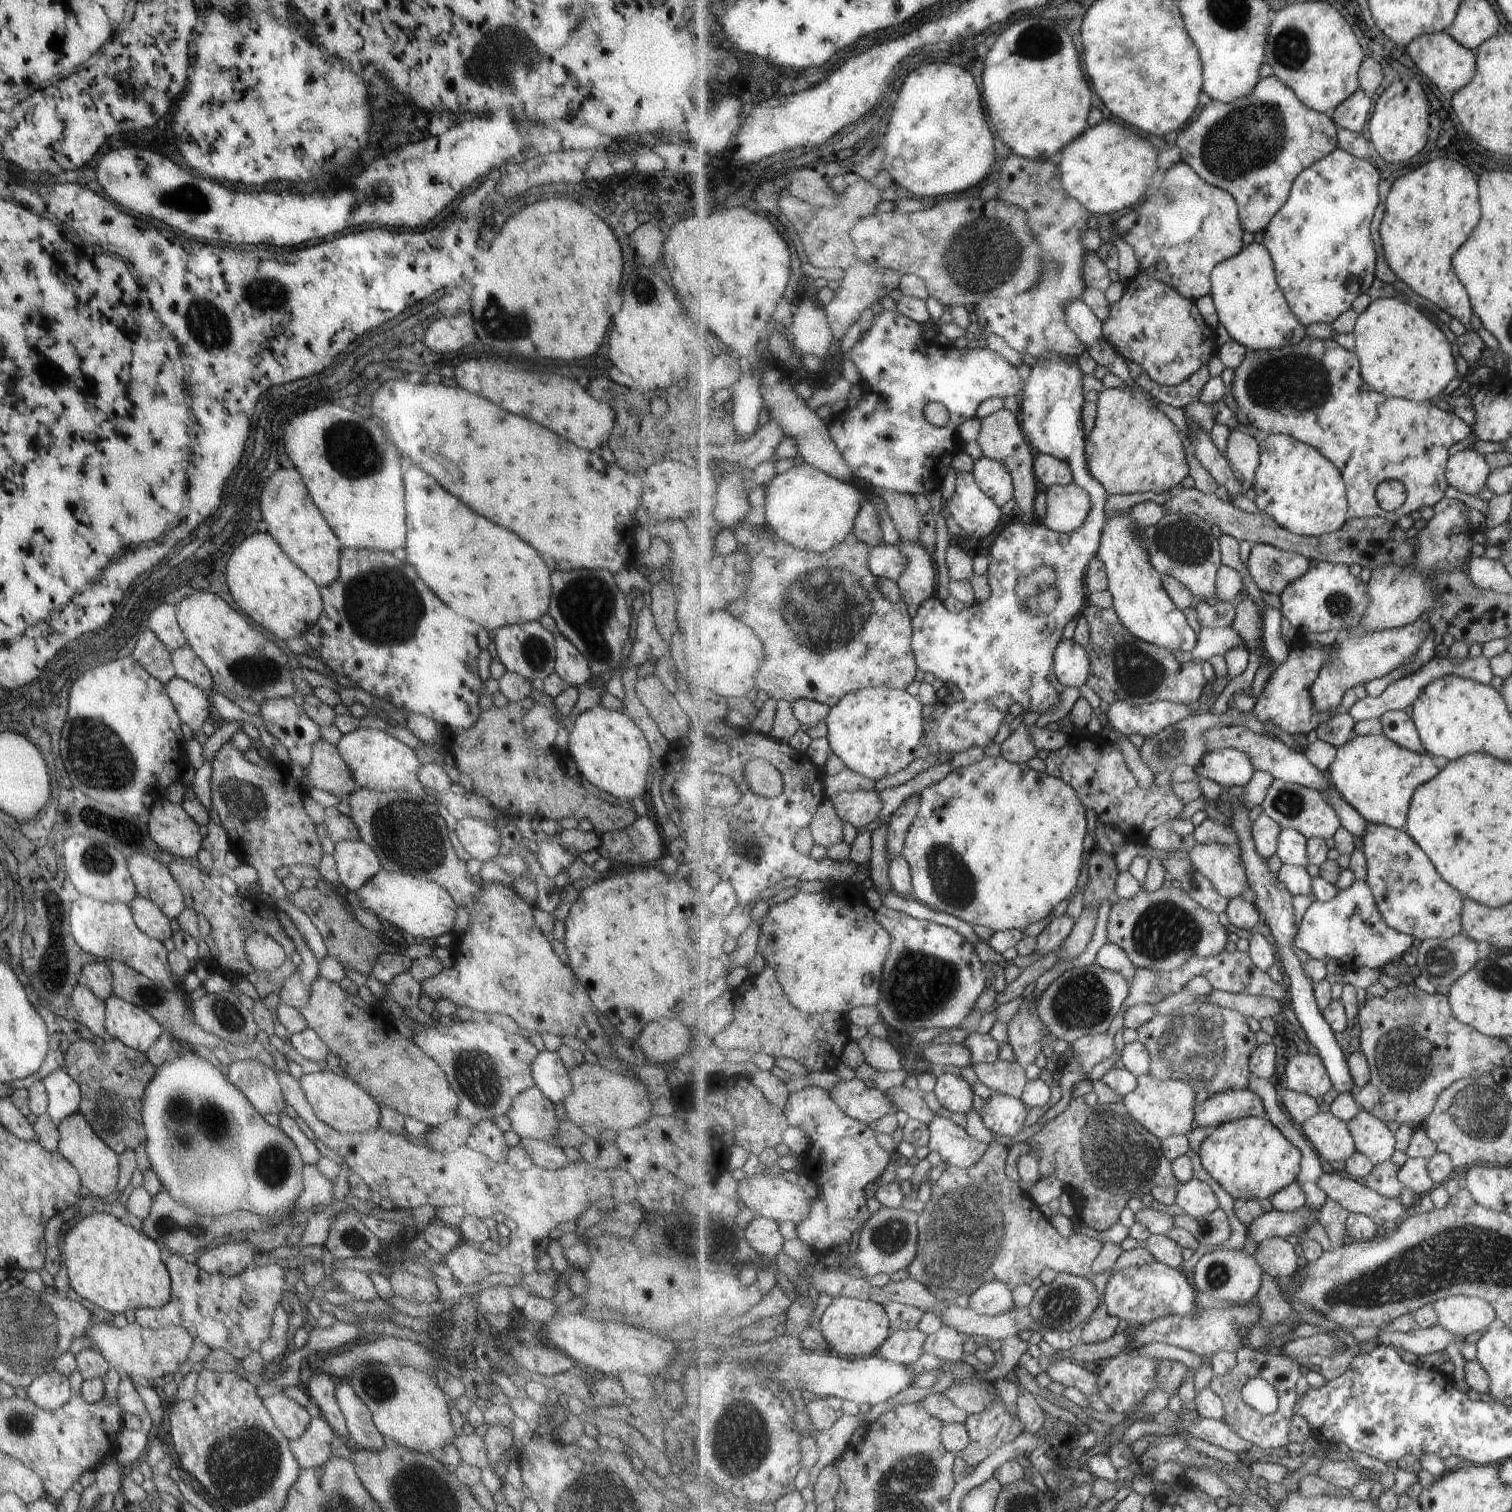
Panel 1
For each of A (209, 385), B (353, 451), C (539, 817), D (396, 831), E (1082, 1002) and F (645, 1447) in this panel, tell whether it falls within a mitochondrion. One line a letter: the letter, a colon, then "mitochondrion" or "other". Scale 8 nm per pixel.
A: other
B: mitochondrion
C: other
D: mitochondrion
E: mitochondrion
F: other

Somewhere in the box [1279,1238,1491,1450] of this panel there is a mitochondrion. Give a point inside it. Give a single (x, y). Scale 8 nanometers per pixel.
(1368, 1430)

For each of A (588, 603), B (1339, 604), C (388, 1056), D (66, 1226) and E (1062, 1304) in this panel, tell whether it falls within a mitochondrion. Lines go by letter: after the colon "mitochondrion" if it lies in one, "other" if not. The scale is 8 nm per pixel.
A: mitochondrion
B: mitochondrion
C: other
D: other
E: mitochondrion

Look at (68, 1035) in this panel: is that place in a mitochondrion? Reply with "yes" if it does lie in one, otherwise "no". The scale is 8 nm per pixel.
no

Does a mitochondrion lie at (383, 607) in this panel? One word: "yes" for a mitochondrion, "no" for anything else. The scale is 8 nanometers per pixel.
yes

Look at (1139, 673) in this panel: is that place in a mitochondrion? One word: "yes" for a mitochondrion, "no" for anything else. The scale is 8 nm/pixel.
yes

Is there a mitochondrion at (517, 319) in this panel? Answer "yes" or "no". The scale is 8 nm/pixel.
yes

